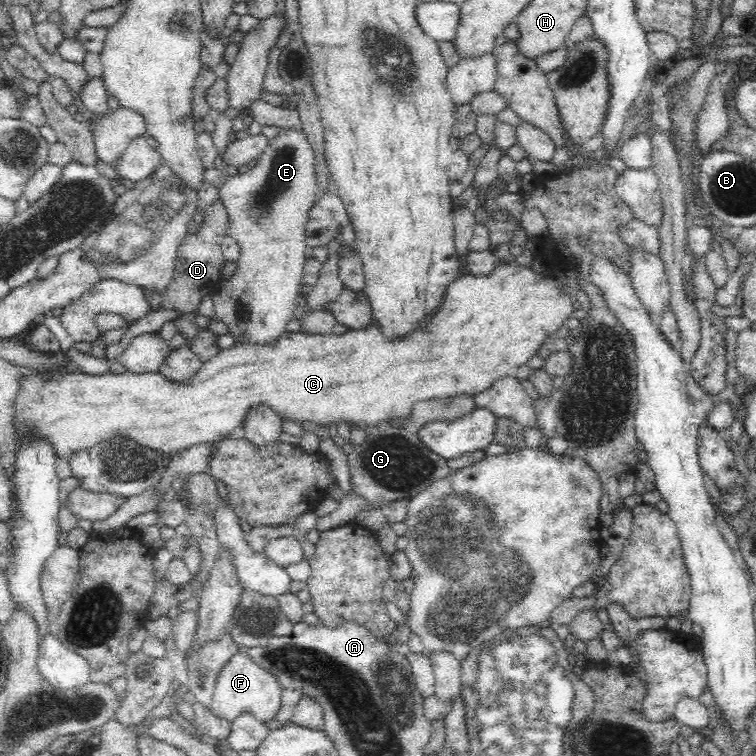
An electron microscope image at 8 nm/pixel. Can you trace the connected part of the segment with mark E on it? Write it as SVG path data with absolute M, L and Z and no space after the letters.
M282 130L259 157L259 164L242 174L225 177L219 187L222 201L229 218L229 235L237 240L240 254L236 270L228 279L223 279L217 290L211 294L216 319L228 327L233 342L268 346L274 344L286 332L288 322L294 319L297 309L296 298L301 294L300 283L306 258L305 226L310 209L317 198L316 177L314 177L314 155L303 130Z

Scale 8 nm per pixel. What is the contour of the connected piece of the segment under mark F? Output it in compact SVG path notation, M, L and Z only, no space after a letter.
M240 647L240 650L223 665L216 677L215 691L212 696L214 699L212 714L231 721L239 714L249 712L256 720L265 722L274 718L276 711L280 708L281 692L275 676L260 665L256 665L244 648Z

